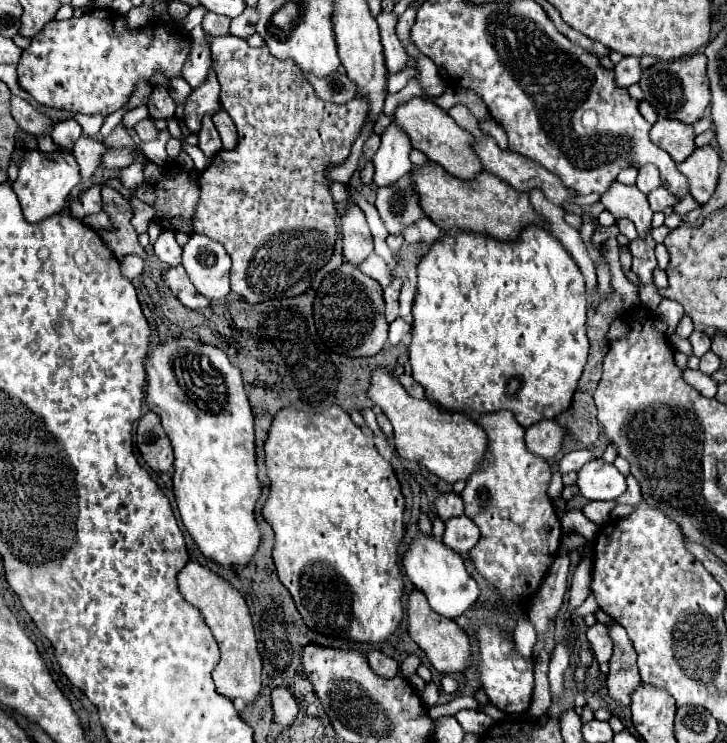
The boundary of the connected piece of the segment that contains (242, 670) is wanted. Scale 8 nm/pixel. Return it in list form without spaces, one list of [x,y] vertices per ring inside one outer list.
[[[196,559],[188,561],[188,565],[178,573],[176,581],[178,581],[178,589],[182,597],[202,613],[202,617],[206,619],[206,625],[212,629],[220,645],[220,661],[212,671],[216,689],[220,689],[220,693],[230,699],[240,697],[244,699],[244,703],[252,703],[262,687],[260,683],[262,659],[258,653],[258,641],[254,635],[252,615],[246,605],[246,599],[226,579],[212,573],[208,567],[200,565]]]

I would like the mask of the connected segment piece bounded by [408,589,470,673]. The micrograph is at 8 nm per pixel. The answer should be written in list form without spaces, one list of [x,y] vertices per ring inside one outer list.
[[[412,589],[408,597],[408,633],[418,643],[418,647],[428,655],[434,669],[444,673],[462,673],[470,665],[470,641],[466,633],[446,617],[432,613],[424,593],[420,589]]]

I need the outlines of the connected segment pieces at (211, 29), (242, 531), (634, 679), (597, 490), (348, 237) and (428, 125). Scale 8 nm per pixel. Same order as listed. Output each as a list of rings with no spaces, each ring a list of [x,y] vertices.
[[[210,11],[204,15],[204,21],[202,21],[202,29],[208,35],[228,35],[228,25],[230,25],[228,17],[218,15],[218,13],[210,13]]]
[[[174,337],[150,347],[144,357],[146,397],[144,403],[162,419],[162,427],[174,447],[174,495],[184,527],[196,541],[198,549],[224,567],[240,567],[250,561],[258,543],[260,529],[254,519],[254,505],[260,497],[254,453],[254,415],[246,399],[240,369],[234,367],[224,349],[194,341],[190,337]]]
[[[610,623],[608,633],[614,641],[614,655],[610,659],[610,671],[606,677],[608,693],[618,705],[630,707],[632,693],[642,683],[640,671],[636,665],[636,651],[632,647],[632,641],[628,641],[628,635],[622,625]]]
[[[592,459],[578,471],[580,493],[588,501],[612,501],[626,491],[624,475],[602,459]]]
[[[350,203],[342,215],[342,241],[344,241],[344,259],[360,265],[372,251],[372,233],[366,223],[364,211]]]
[[[414,97],[402,105],[398,105],[394,113],[394,123],[410,137],[412,147],[420,149],[430,161],[442,165],[448,173],[460,179],[472,179],[476,173],[482,171],[482,165],[472,151],[472,137],[468,131],[456,125],[456,121],[434,101]]]

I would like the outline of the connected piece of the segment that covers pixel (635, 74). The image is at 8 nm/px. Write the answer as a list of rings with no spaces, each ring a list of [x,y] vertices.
[[[624,57],[616,67],[614,67],[614,83],[618,87],[630,87],[640,81],[642,69],[640,69],[640,59],[636,57]]]

